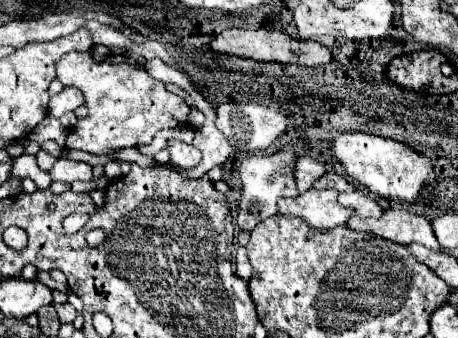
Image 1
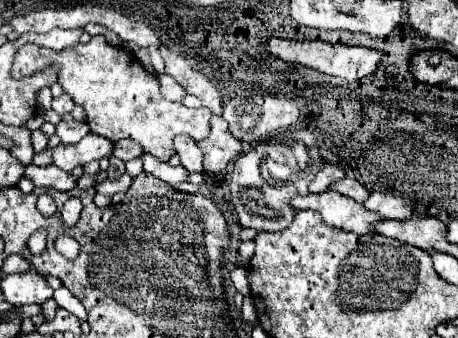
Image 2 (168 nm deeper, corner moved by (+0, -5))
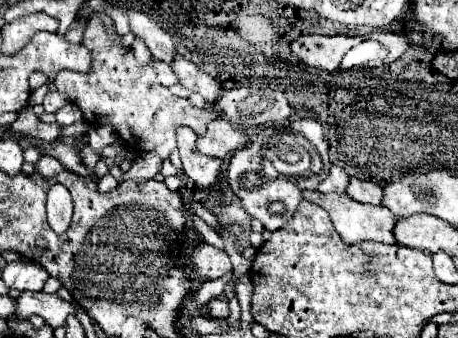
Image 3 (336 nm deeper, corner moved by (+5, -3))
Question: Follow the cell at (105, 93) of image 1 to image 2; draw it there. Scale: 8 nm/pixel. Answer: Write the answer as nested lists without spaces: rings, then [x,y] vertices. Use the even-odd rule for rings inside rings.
[[[95,35],[89,43],[79,43],[75,49],[63,53],[23,45],[13,61],[13,77],[29,77],[47,65],[59,67],[59,85],[85,109],[91,133],[99,133],[113,143],[119,139],[133,139],[143,147],[143,153],[151,153],[159,161],[169,161],[175,155],[175,135],[187,133],[195,141],[209,135],[211,111],[207,107],[187,109],[183,103],[167,101],[159,91],[157,77],[145,71],[127,49],[109,45],[103,35]]]

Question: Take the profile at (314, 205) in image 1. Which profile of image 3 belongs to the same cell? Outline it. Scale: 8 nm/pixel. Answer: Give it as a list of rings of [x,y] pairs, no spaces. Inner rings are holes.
[[[304,191],[302,195],[304,195],[304,199],[308,199],[312,203],[318,203],[322,209],[328,211],[328,215],[330,215],[330,219],[334,223],[334,229],[346,239],[346,243],[358,243],[358,241],[366,241],[366,239],[384,241],[384,243],[396,243],[394,235],[392,235],[392,227],[396,223],[396,217],[384,205],[370,207],[366,203],[358,203],[358,201],[350,199],[346,193],[338,195],[338,193]]]

